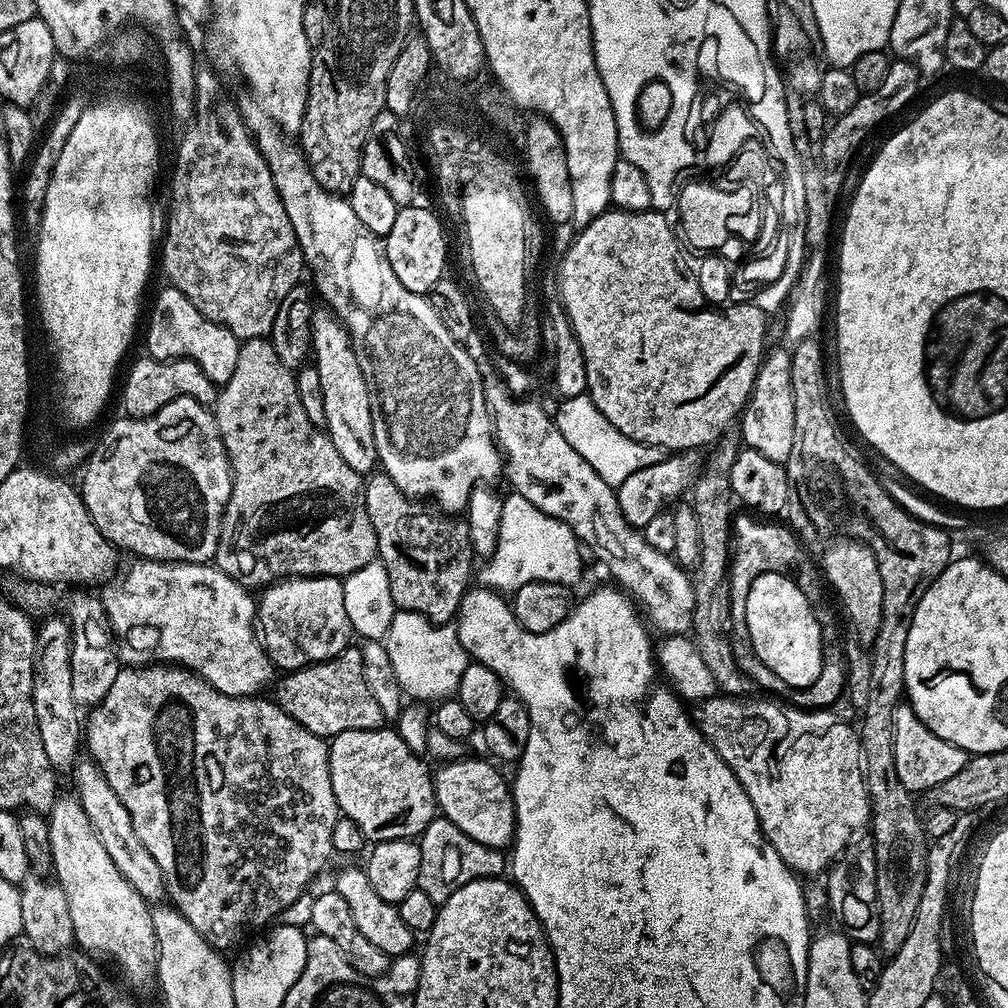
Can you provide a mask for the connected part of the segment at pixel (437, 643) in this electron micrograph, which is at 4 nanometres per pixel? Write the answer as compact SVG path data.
M397 610L383 641L386 654L390 654L390 663L394 666L394 678L398 678L398 686L405 697L412 696L408 698L416 702L439 702L455 697L462 682L462 674L470 662L468 651L464 649L456 633L455 623L434 625L422 614Z

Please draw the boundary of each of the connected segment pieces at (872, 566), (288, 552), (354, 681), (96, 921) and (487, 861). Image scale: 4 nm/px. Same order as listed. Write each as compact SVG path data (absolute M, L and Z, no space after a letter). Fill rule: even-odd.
M839 538L824 552L824 564L822 562L822 576L825 581L836 591L844 612L848 615L850 623L856 627L856 632L861 641L871 642L875 639L882 622L882 574L878 570L878 562L874 554L859 540L851 538Z
M259 336L253 340L245 340L238 350L238 363L234 365L234 374L230 374L230 382L219 389L214 405L214 415L218 422L218 430L222 442L226 446L226 454L232 462L232 489L228 505L224 511L224 521L220 527L220 541L216 547L215 567L222 570L234 582L249 590L263 590L277 580L286 580L298 576L335 576L345 578L361 570L362 567L377 559L378 538L374 526L370 522L370 514L366 514L366 498L364 497L365 481L361 473L350 470L346 462L342 462L342 454L334 450L334 442L323 427L310 422L298 396L298 386L293 369L282 366L282 358L274 350L271 339Z
M349 646L334 658L297 668L281 676L284 677L280 685L279 680L275 685L275 703L286 710L294 722L306 726L306 730L314 734L331 738L346 730L374 730L385 723L382 709L378 707L378 702L374 702L374 694L370 694L359 647Z
M57 795L46 819L50 830L52 872L66 894L66 906L70 906L75 943L85 953L101 961L109 960L120 971L119 979L129 984L129 989L153 987L156 984L156 935L149 901L143 900L138 890L118 874L118 866L114 866L110 854L106 854L98 834L94 834L94 826L90 826L90 818L86 818L86 810L82 810L75 795Z
M437 818L426 826L426 830L418 837L422 863L418 865L418 882L416 887L427 894L436 905L446 902L454 890L466 886L466 882L474 882L491 876L500 878L506 872L506 856L501 849L482 846L482 842L474 842L470 834L462 834L454 822Z

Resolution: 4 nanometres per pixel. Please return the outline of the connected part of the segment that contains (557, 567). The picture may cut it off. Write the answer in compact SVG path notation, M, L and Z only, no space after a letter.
M515 494L503 497L502 526L498 526L498 546L492 556L487 557L484 569L479 569L478 580L485 588L491 588L501 594L515 594L522 586L530 582L554 582L575 586L580 580L580 552L582 545L570 526L563 524L558 518L550 518L534 502L526 502L526 498Z

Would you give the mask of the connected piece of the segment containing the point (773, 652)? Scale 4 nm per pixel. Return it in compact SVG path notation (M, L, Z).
M768 572L754 578L746 601L746 640L756 657L790 688L811 688L822 674L823 642L816 614L791 575Z

